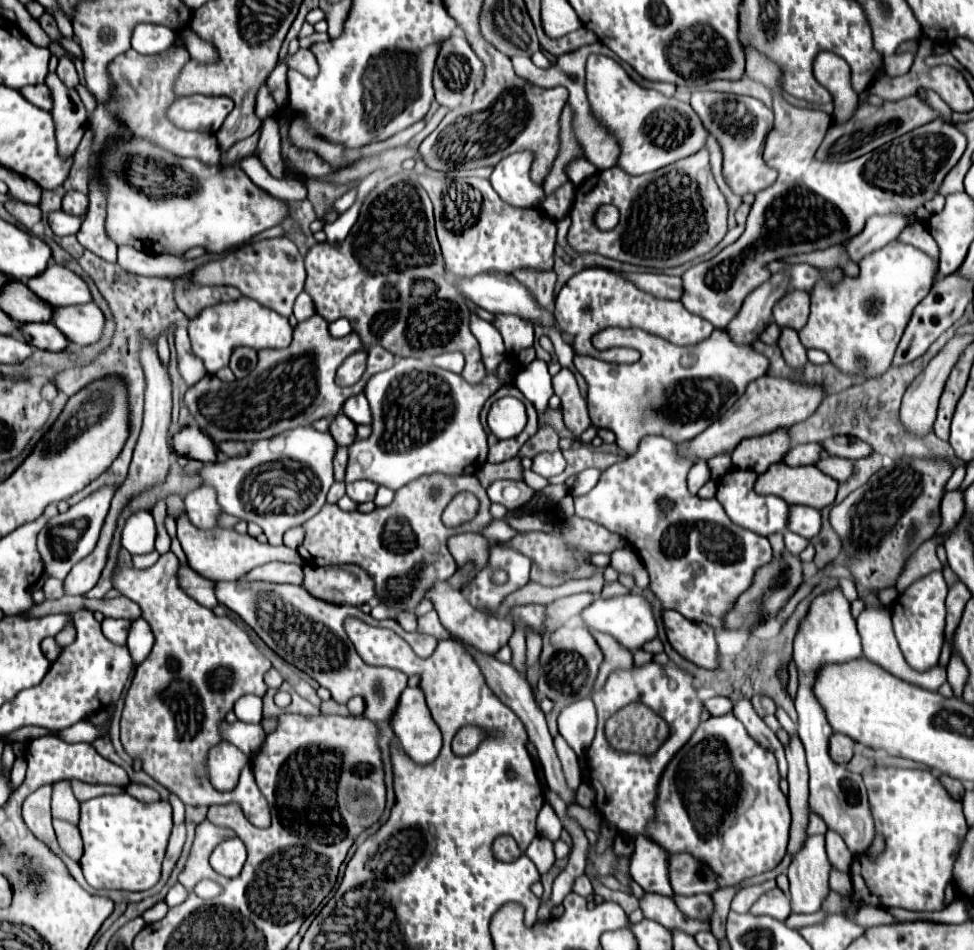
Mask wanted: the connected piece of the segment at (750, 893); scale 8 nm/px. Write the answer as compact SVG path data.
M769 879L769 881L763 881L763 883L757 883L757 885L747 885L743 887L731 901L731 909L735 913L747 913L749 907L769 889L775 887L775 879Z

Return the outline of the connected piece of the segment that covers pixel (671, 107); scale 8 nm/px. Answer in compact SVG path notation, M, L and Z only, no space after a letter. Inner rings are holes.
M589 55L587 59L587 97L593 115L607 125L619 145L619 167L629 175L657 171L679 159L685 159L705 147L709 131L687 103L673 103L673 99L649 93L639 87L615 59L605 55Z

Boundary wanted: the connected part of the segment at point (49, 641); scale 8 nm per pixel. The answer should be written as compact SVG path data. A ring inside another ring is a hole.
M47 637L47 639L43 639L43 643L41 643L41 649L43 649L43 653L45 653L45 657L47 657L49 661L57 659L57 655L61 653L61 649L57 647L57 643L55 643L55 639L53 639L53 637Z

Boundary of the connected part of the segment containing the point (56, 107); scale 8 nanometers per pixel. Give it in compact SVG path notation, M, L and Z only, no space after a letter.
M49 73L45 79L47 87L53 95L53 121L55 121L55 133L57 133L57 145L59 153L63 157L73 155L83 133L87 131L87 109L77 95L75 89L67 89L61 79L55 73Z

